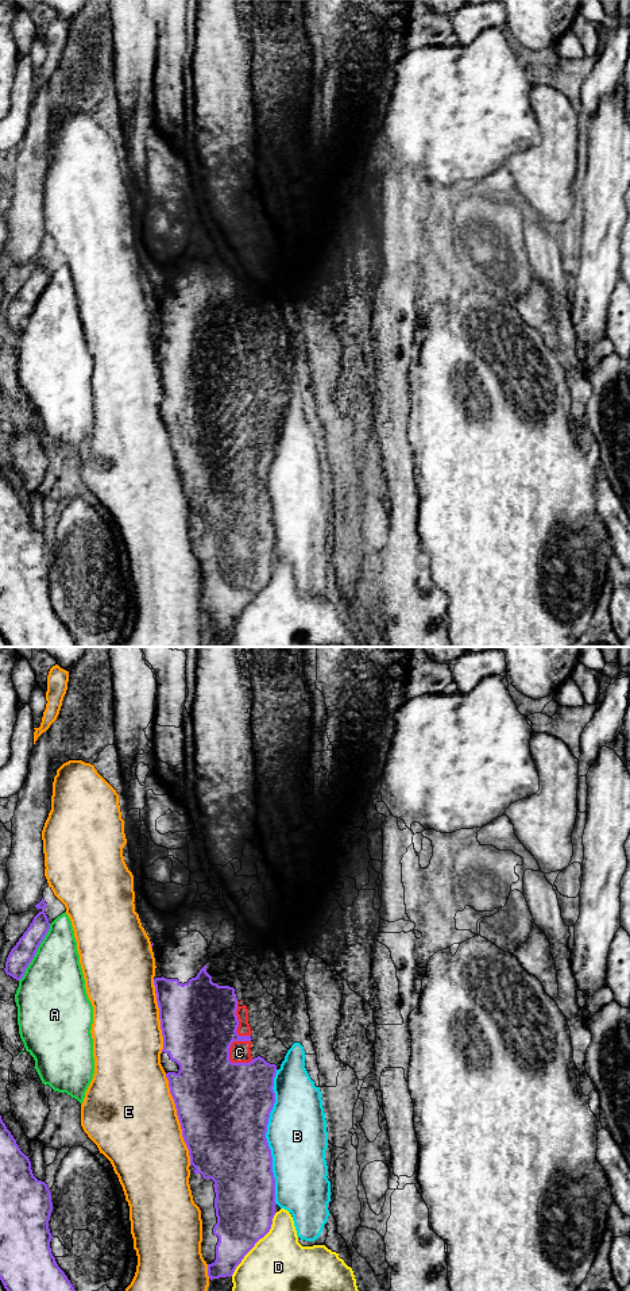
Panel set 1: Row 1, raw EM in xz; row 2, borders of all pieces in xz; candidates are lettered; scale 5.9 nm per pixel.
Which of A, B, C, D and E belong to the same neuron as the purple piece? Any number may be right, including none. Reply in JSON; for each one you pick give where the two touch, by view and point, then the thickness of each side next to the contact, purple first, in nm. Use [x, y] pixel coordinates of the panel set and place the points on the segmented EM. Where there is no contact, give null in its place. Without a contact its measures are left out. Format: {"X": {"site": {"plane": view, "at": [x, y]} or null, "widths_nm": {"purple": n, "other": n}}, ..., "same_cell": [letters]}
{"same_cell": []}

